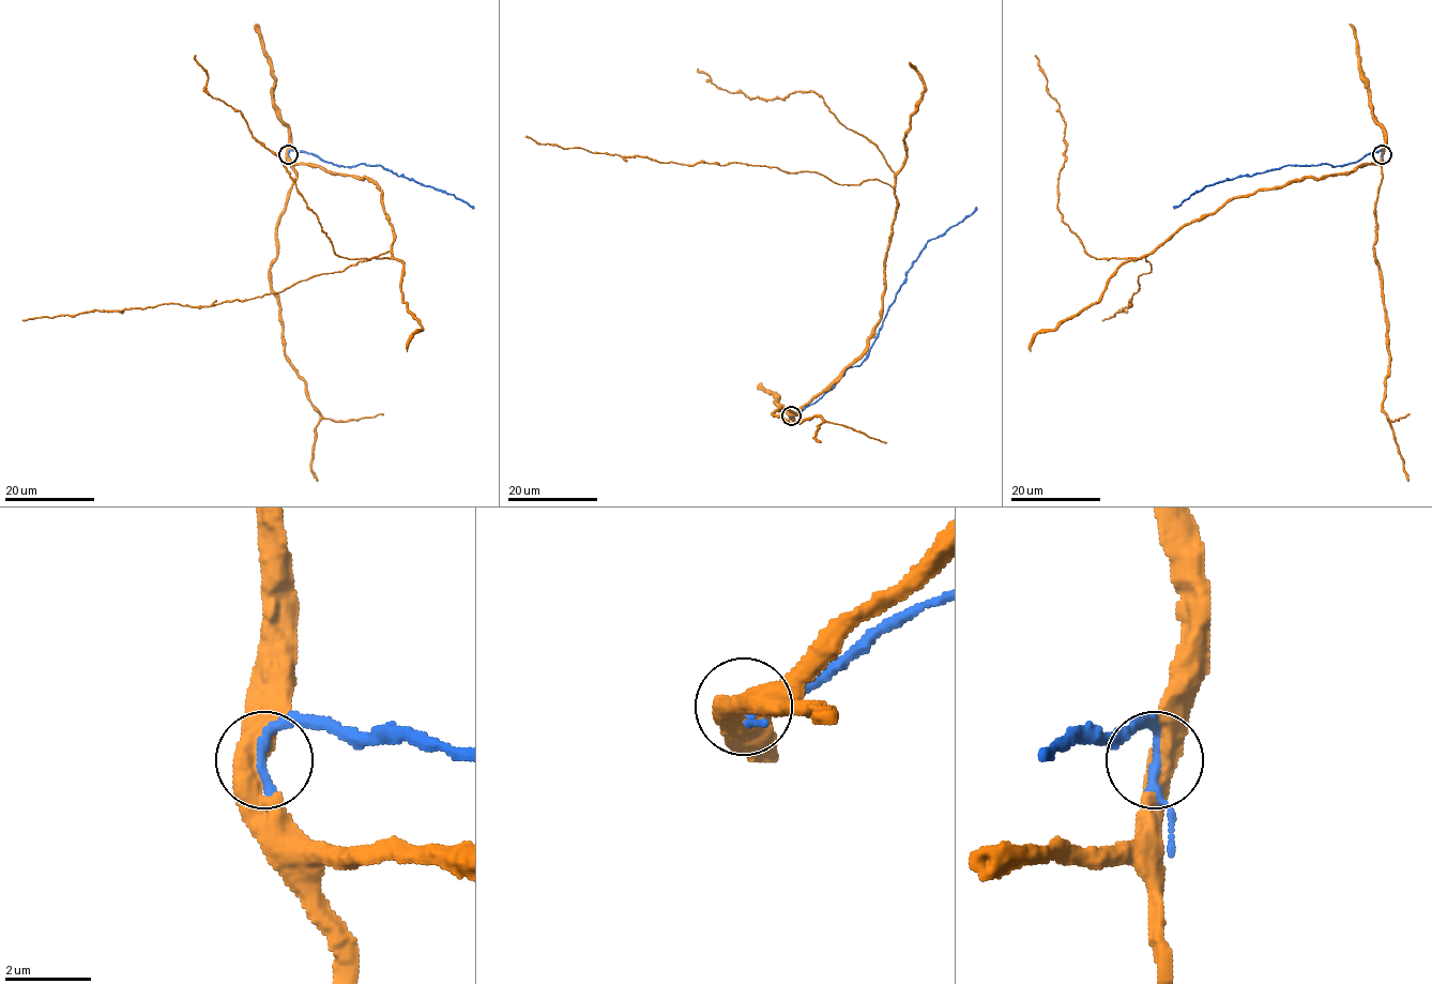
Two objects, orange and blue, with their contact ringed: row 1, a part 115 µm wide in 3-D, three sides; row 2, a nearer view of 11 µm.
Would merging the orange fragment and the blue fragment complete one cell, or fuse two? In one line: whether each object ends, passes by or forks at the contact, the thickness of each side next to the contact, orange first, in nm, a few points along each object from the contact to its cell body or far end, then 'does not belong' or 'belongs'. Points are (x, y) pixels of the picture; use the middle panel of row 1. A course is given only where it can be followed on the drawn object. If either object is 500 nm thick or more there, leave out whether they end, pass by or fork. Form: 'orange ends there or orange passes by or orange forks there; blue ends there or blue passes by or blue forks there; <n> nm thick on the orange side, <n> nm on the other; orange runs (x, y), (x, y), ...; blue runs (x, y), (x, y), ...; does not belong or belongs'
550 nm thick on the orange side, 200 nm on the other; orange runs (790, 414), (862, 353), (880, 318), (892, 187), (524, 137); blue runs (791, 414), (814, 404), (849, 367), (857, 366), (866, 358), (907, 271), (925, 244), (943, 236), (976, 207); belongs

